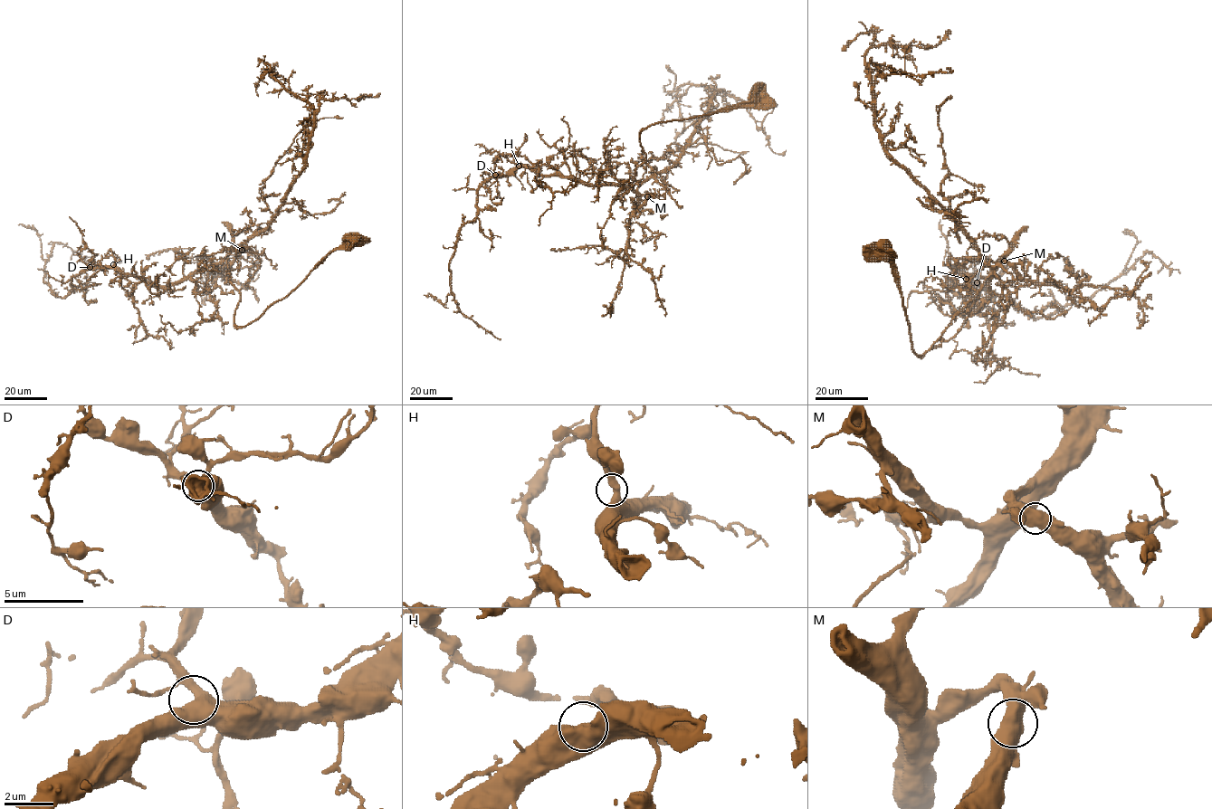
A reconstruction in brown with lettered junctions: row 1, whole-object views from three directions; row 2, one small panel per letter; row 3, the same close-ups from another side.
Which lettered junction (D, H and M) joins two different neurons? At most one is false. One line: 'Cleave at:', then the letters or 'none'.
Cleave at: none

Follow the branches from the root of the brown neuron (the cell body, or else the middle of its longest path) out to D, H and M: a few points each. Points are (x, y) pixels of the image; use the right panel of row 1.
D: (884, 245), (918, 356), (989, 275), (989, 295), (978, 304), (967, 288), (977, 282)
H: (884, 245), (894, 266), (911, 347), (918, 356), (989, 275), (989, 295), (978, 304), (966, 279)
M: (884, 245), (894, 266), (911, 347), (918, 356), (975, 297), (1002, 256), (1004, 261)

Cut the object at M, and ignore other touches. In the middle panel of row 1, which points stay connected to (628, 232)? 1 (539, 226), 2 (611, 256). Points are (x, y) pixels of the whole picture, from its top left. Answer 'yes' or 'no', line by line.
1: no
2: yes

